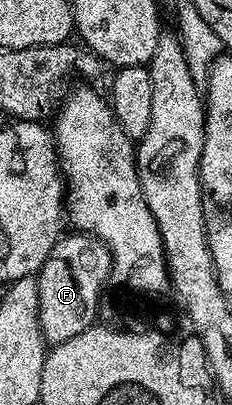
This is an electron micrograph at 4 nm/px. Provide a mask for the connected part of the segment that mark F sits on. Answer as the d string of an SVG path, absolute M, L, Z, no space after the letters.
M67 233L55 242L51 255L37 272L39 324L48 344L64 343L69 337L77 337L77 333L85 333L85 329L93 326L101 311L99 294L109 283L110 274L111 251L97 236Z

